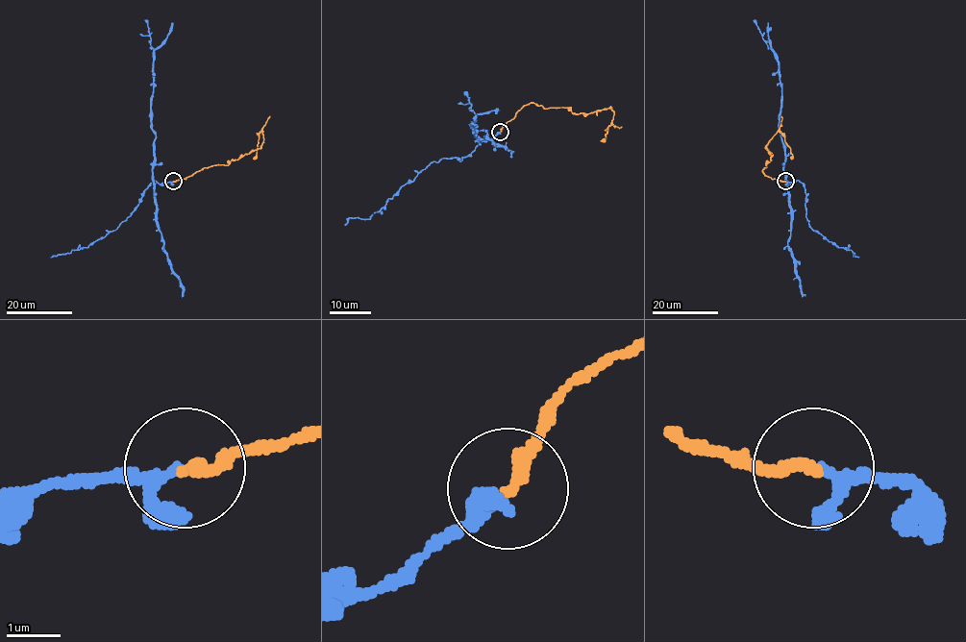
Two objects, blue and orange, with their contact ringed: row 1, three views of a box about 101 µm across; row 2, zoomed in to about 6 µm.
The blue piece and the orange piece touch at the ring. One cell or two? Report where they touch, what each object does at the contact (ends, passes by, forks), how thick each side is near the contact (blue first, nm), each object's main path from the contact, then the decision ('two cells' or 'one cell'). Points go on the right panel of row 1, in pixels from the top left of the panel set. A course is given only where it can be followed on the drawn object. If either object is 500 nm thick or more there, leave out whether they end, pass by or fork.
at (785, 181); blue passes by; orange ends there; 170 nm thick on the blue side, 280 nm on the other; blue runs (785, 181), (793, 185), (787, 184), (783, 170), (785, 145), (779, 129), (781, 84), (778, 57), (754, 20); orange runs (785, 181), (762, 172), (771, 160), (769, 140), (777, 132), (790, 148), (792, 159); one cell

